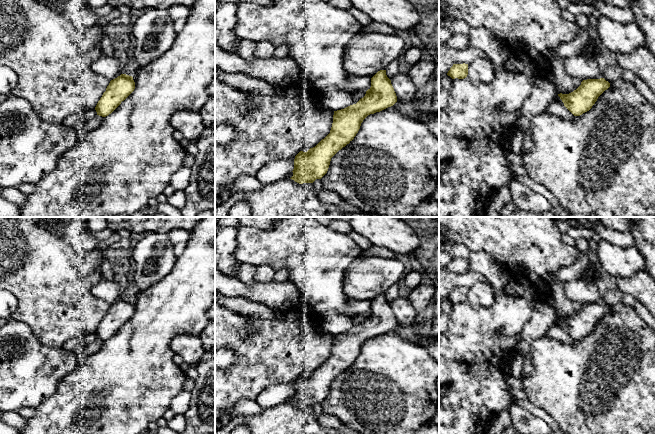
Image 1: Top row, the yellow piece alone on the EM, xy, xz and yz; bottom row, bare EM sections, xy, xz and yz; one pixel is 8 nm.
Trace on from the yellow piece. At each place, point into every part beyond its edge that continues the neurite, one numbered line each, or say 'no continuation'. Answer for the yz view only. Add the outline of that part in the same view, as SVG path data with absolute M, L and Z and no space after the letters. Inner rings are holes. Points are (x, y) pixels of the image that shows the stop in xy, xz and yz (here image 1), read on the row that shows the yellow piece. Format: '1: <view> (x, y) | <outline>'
no continuation

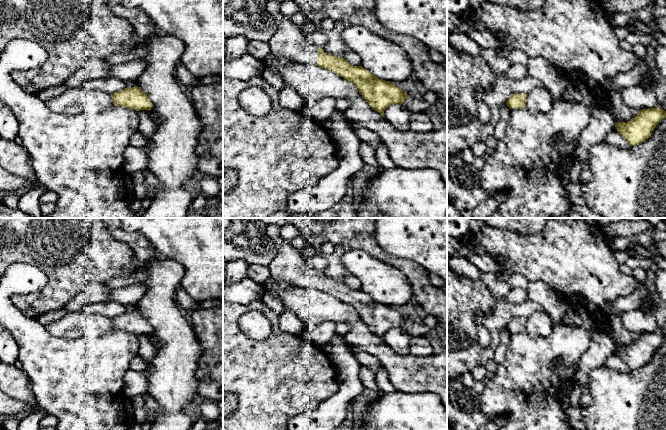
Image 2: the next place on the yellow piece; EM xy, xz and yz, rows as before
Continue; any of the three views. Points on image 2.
1: xz (289, 42) | M266 1L265 8L278 24L278 31L268 42L270 52L295 63L318 61L318 47L311 43L298 25L280 12L279 1Z

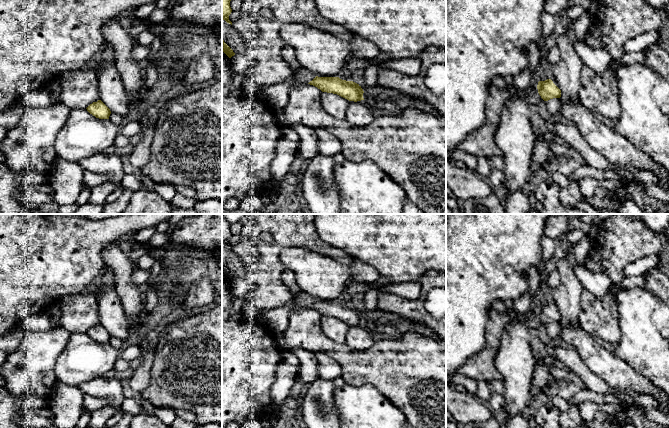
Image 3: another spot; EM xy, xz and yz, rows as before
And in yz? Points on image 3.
no continuation

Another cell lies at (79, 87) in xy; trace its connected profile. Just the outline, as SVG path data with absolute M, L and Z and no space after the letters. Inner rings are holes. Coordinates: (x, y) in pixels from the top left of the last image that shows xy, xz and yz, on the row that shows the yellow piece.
M93 61L80 69L61 73L56 79L62 89L62 102L72 109L86 109L100 100L98 69Z

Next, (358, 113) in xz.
M364 100L350 101L346 111L345 120L353 125L364 126L370 124L375 117Z

